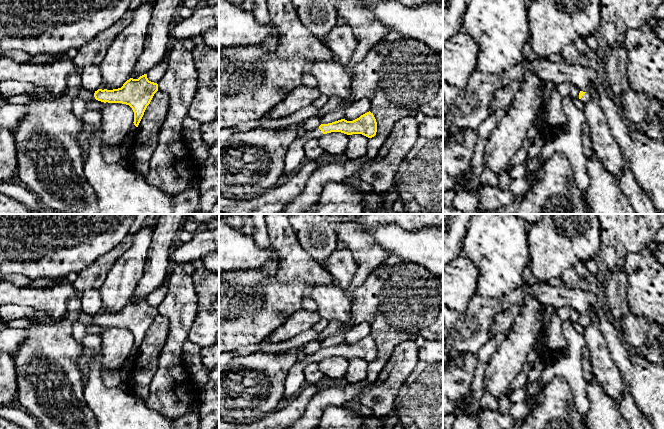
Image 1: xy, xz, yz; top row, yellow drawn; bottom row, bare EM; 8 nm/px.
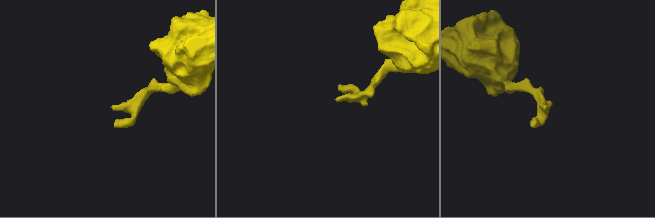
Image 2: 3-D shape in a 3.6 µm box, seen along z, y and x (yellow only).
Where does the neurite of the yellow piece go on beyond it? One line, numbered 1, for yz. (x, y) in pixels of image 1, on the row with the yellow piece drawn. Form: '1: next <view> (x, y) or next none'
1: next yz (586, 97)

